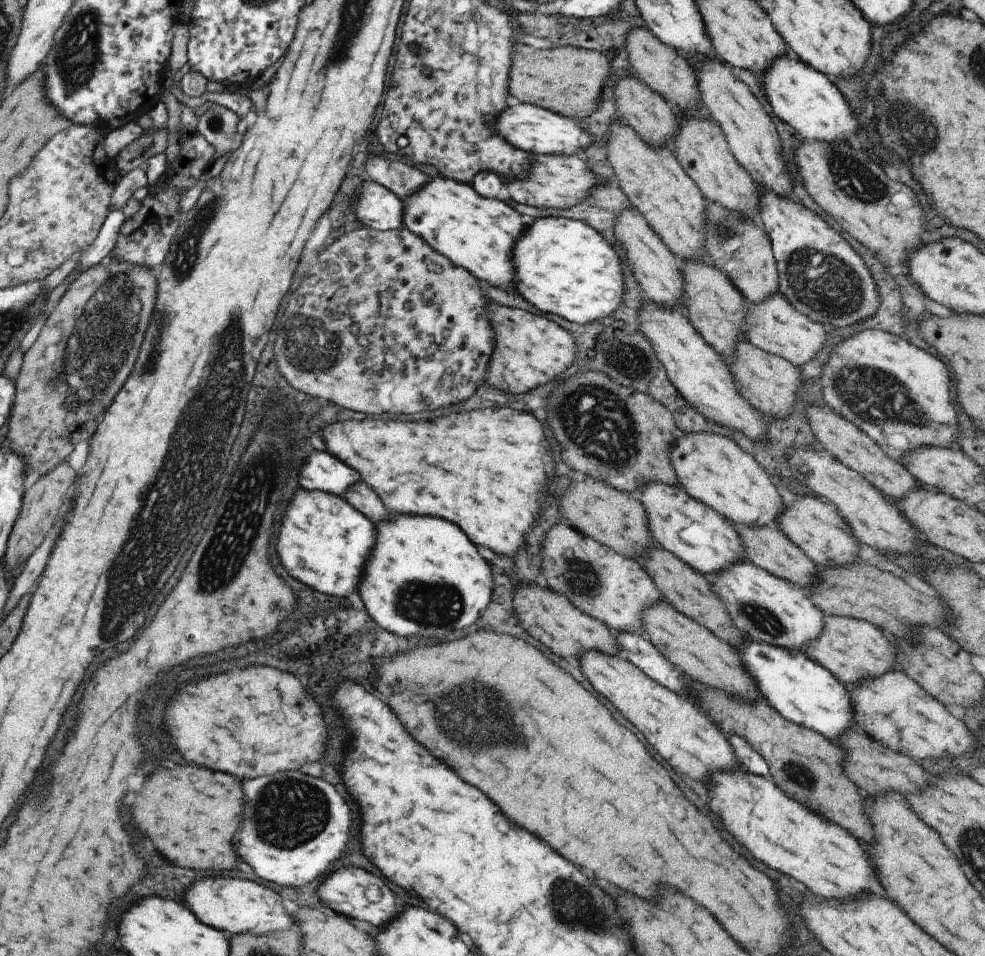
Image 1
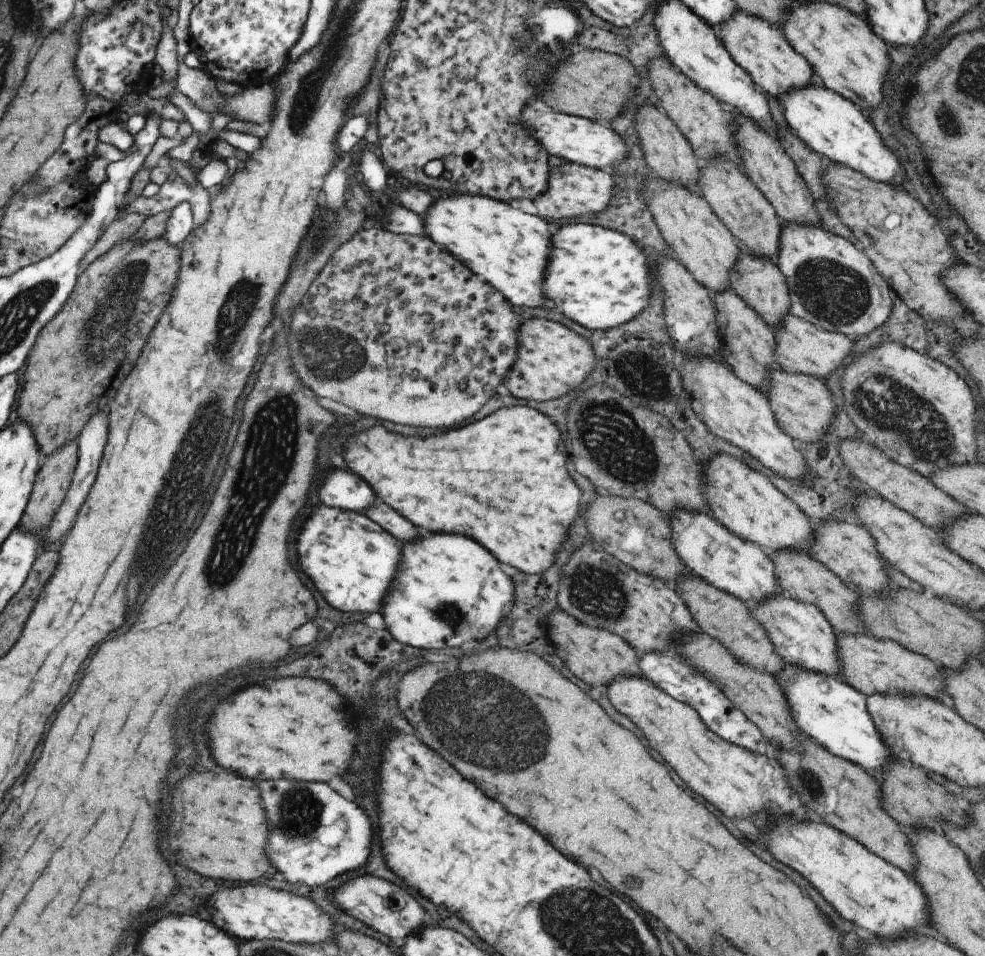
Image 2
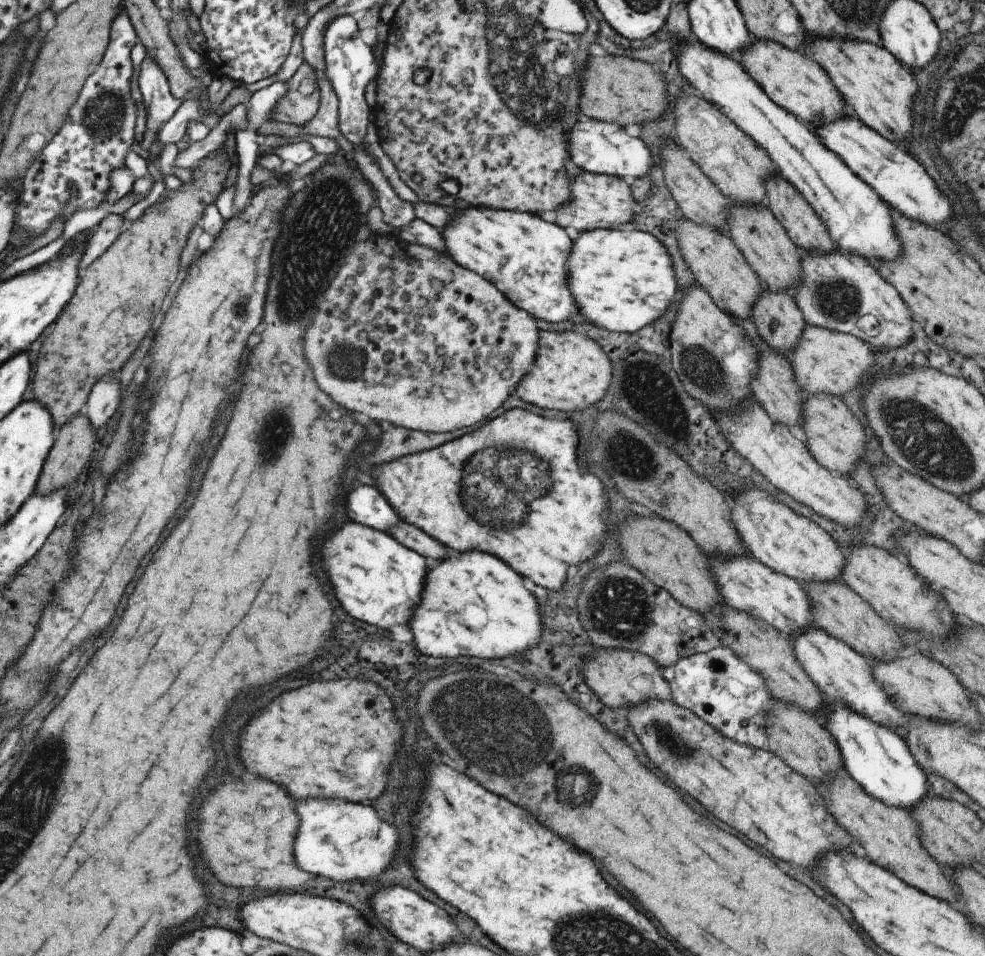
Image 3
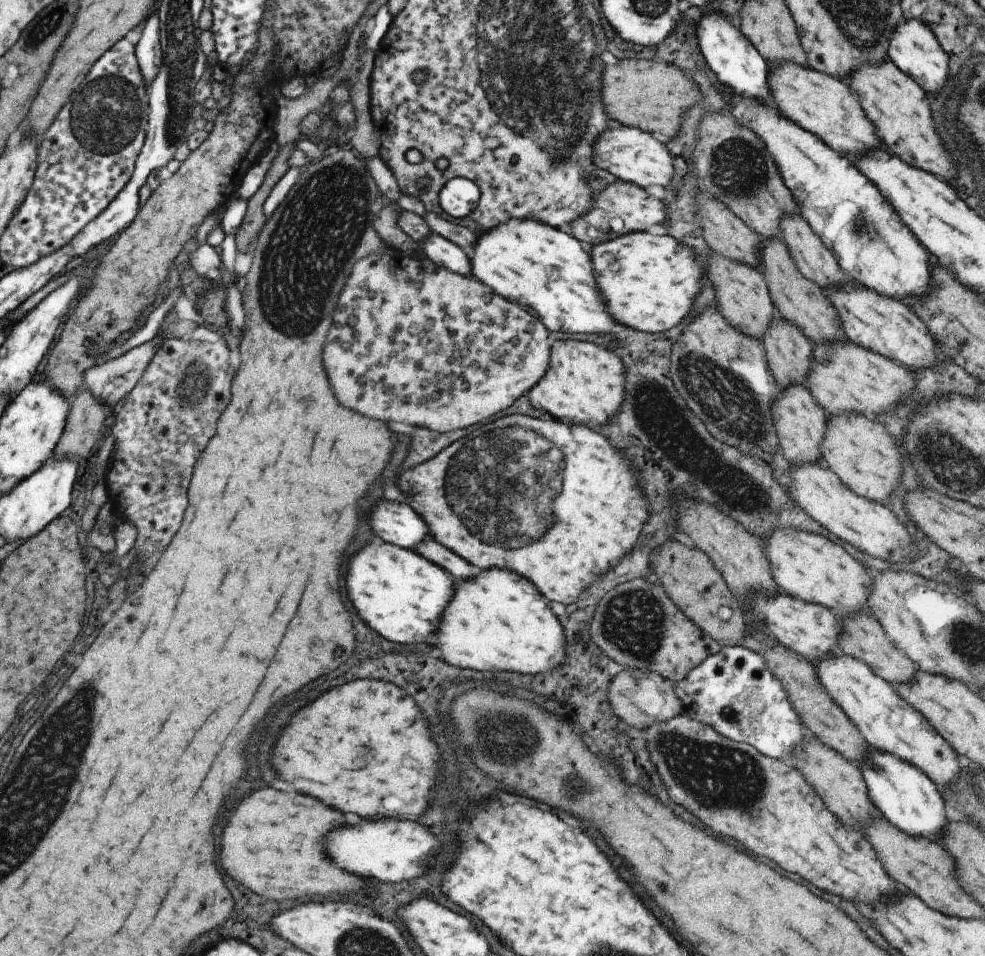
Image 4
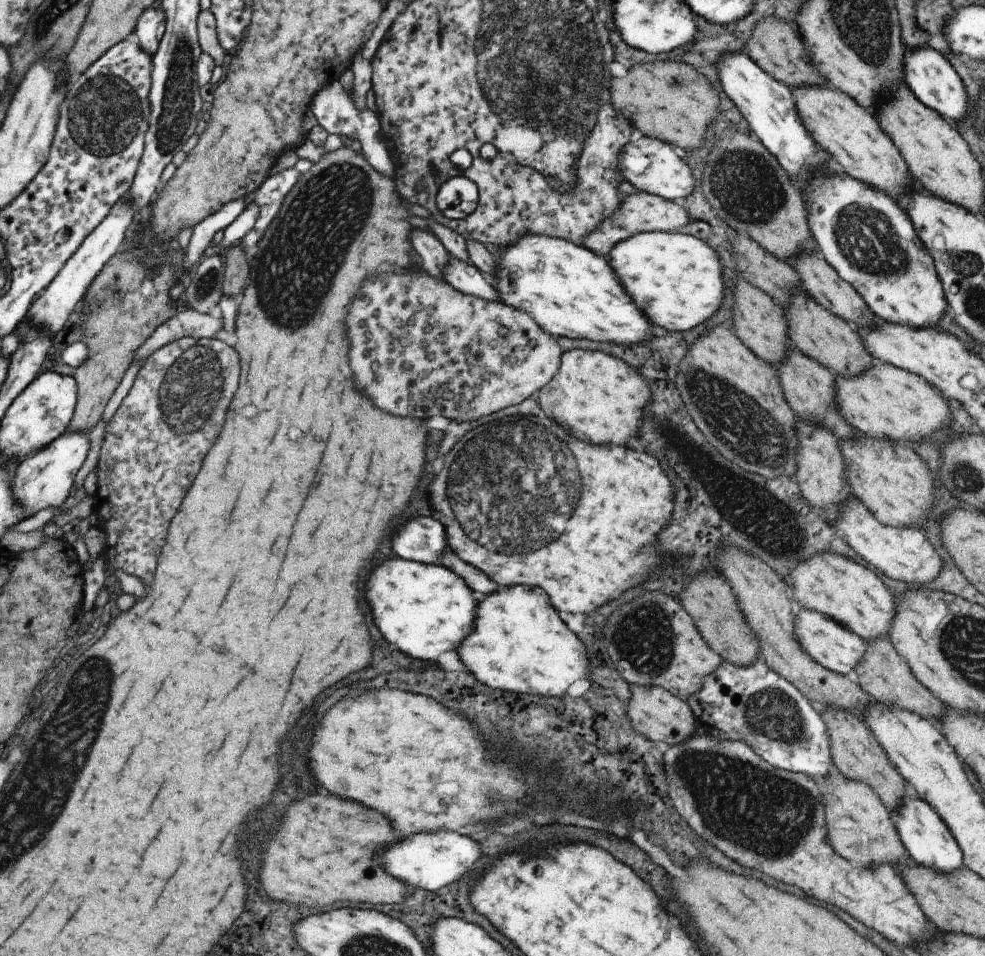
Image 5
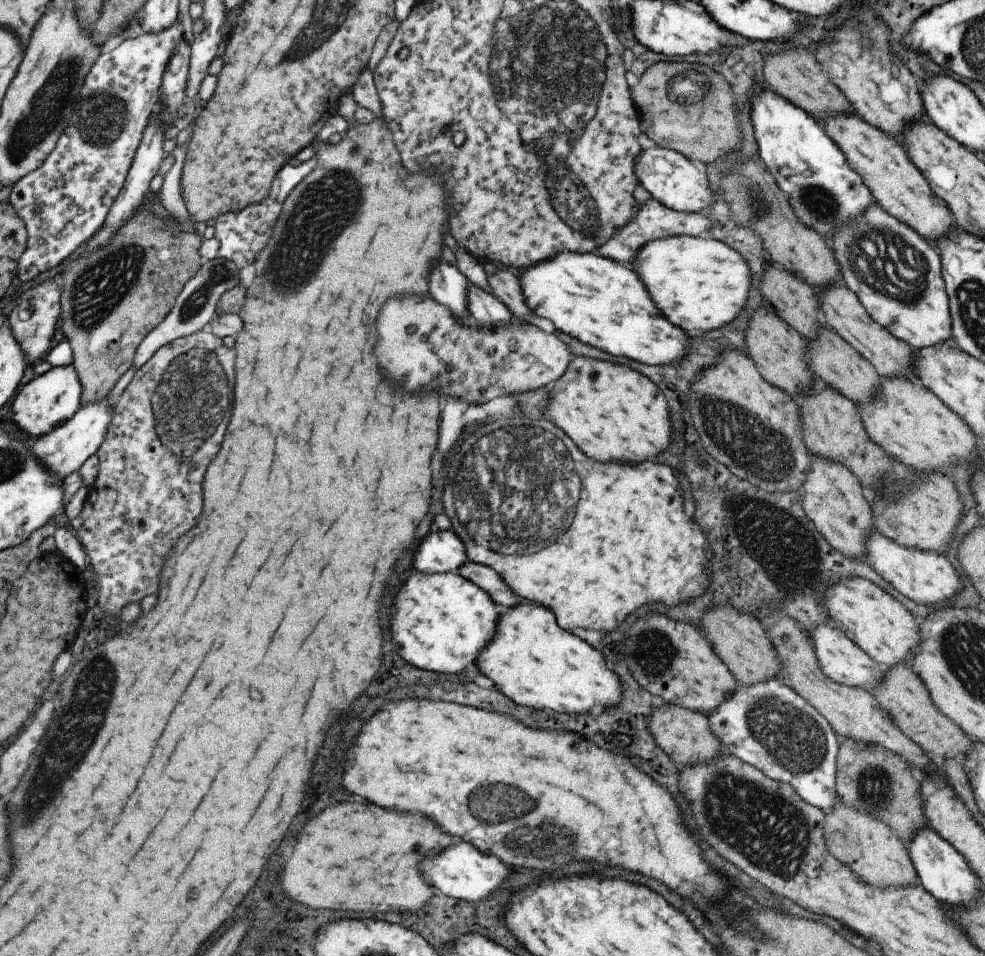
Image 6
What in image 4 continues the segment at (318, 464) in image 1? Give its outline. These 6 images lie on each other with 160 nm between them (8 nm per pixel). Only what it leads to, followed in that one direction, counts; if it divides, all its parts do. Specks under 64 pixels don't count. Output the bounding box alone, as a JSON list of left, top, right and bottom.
[369,500,425,550]

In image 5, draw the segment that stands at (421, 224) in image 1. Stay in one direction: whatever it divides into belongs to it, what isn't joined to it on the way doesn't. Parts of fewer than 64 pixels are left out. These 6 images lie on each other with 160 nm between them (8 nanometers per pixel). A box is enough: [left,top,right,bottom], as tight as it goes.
[489,233,653,345]

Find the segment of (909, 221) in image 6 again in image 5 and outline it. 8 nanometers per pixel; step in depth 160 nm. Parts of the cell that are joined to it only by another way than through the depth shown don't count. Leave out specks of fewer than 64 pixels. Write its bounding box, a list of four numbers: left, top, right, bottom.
[790,84,911,198]

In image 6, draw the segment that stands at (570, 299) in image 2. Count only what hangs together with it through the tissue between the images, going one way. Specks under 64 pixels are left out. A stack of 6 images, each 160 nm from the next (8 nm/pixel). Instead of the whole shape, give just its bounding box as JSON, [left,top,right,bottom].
[631,236,751,336]

